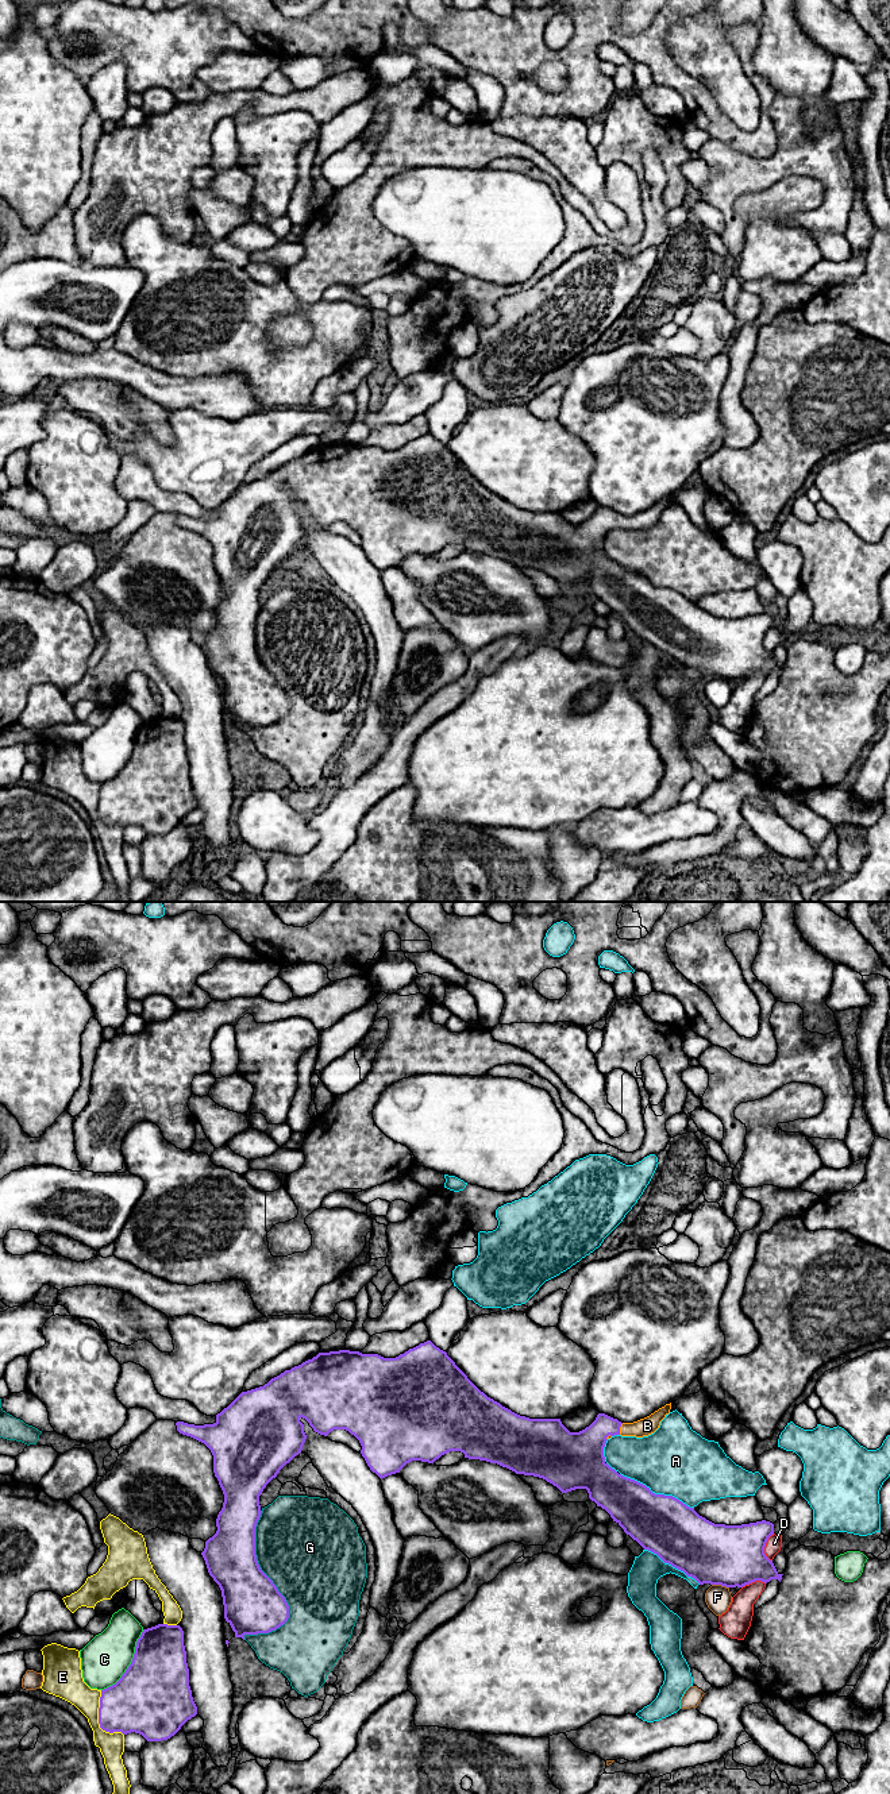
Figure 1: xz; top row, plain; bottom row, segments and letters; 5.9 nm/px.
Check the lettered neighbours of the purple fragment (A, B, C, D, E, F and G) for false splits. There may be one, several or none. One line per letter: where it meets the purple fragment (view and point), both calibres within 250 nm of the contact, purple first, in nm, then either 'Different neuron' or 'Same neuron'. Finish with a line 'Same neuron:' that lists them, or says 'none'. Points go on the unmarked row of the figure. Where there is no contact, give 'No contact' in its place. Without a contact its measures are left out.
A: Touches purple at xz (657, 587). Thickness 360 nm (purple) against 420 nm. Different neuron
B: Touches purple at xz (619, 521). Thickness 240 nm (purple) against 110 nm. Same neuron
C: Touches purple at xz (131, 756). Thickness 460 nm (purple) against 280 nm. Different neuron
D: Touches purple at xz (765, 639). Thickness 360 nm (purple) against 90 nm. Different neuron
E: Touches purple at xz (99, 813). Thickness 360 nm (purple) against 160 nm. Different neuron
F: Touches purple at xz (720, 676). Thickness 360 nm (purple) against 150 nm. Different neuron
G: Touches purple at xz (276, 681). Thickness 340 nm (purple) against 480 nm. Different neuron
Same neuron: B

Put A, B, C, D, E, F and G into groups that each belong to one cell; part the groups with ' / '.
A / B / C / D / E / F / G

